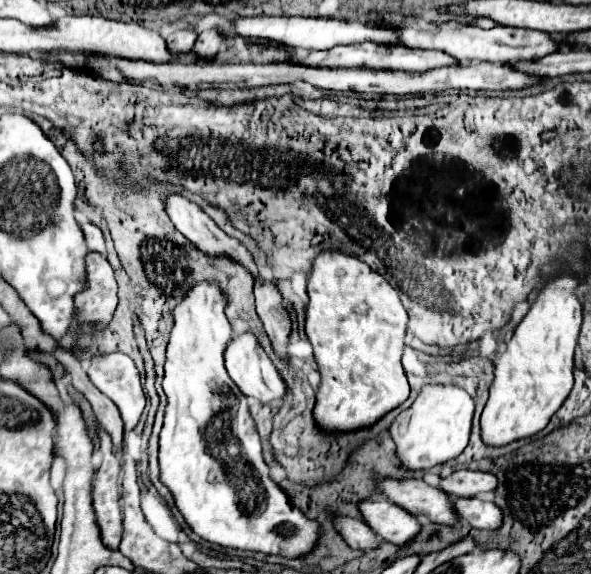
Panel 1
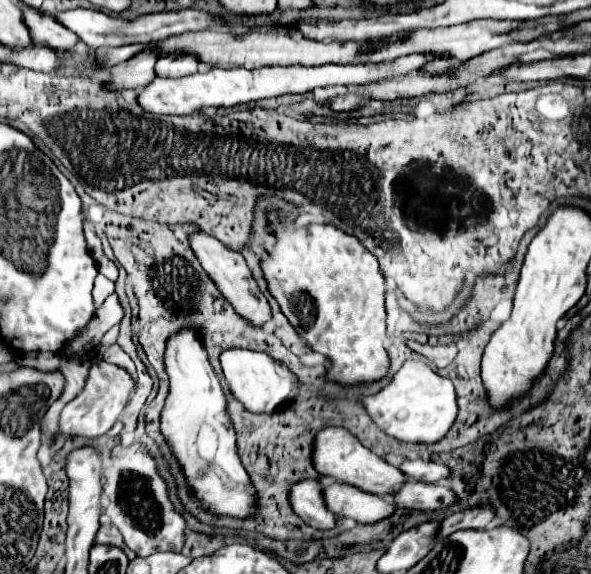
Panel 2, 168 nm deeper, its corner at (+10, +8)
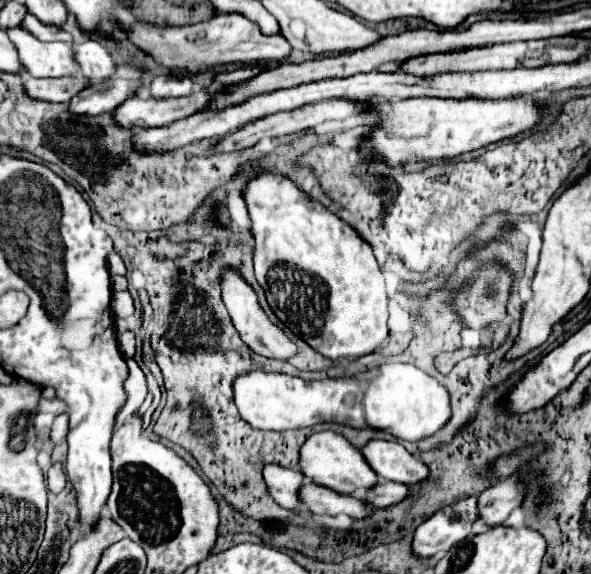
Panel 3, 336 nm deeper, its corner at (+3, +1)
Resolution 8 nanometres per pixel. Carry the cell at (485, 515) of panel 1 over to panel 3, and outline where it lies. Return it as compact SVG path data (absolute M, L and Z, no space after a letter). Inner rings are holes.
M383 481L367 493L367 501L371 507L379 509L379 507L391 507L395 503L401 503L403 499L407 499L407 495L411 495L411 489L407 485L395 481Z

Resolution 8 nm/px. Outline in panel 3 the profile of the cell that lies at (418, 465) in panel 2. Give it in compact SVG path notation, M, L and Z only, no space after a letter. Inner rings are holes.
M369 441L361 453L373 471L389 481L415 485L427 479L427 465L415 459L401 443L395 441Z

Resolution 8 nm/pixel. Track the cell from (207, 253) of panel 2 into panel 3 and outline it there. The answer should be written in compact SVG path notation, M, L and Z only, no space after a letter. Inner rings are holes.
M225 269L223 275L221 275L221 295L223 295L223 303L229 311L229 317L235 325L235 329L239 331L241 339L259 355L263 357L273 357L273 359L289 359L297 353L297 347L295 343L285 335L285 331L275 325L267 313L263 311L259 299L257 299L257 293L255 289L243 279L243 275L239 275L237 269Z

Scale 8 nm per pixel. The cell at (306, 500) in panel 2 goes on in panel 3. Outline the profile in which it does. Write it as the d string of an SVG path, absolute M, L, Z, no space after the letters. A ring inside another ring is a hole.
M267 465L263 469L263 477L265 483L269 487L269 493L273 495L273 499L289 509L289 511L297 511L299 509L299 487L303 487L303 473L293 471L293 469L285 469L279 465Z

